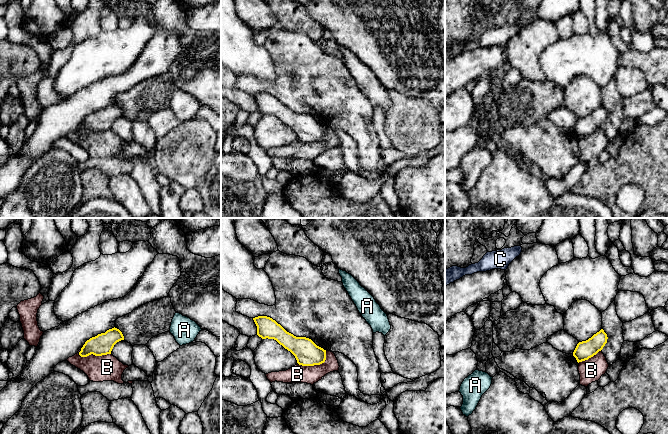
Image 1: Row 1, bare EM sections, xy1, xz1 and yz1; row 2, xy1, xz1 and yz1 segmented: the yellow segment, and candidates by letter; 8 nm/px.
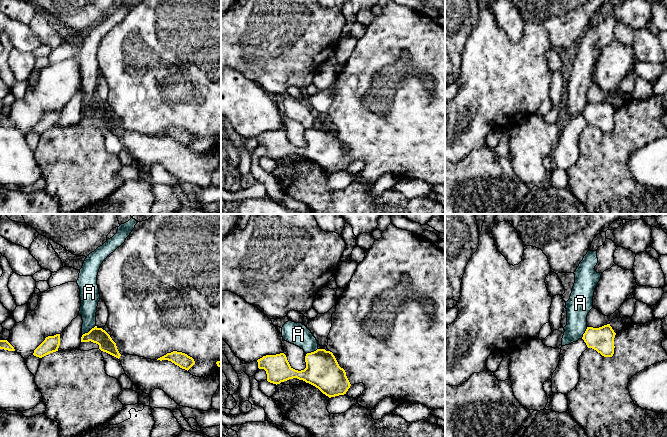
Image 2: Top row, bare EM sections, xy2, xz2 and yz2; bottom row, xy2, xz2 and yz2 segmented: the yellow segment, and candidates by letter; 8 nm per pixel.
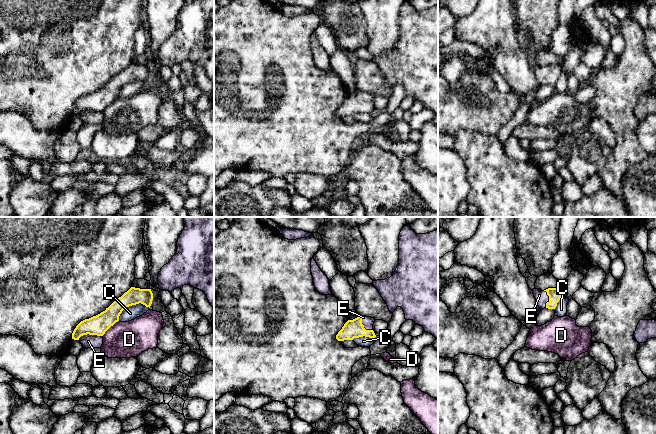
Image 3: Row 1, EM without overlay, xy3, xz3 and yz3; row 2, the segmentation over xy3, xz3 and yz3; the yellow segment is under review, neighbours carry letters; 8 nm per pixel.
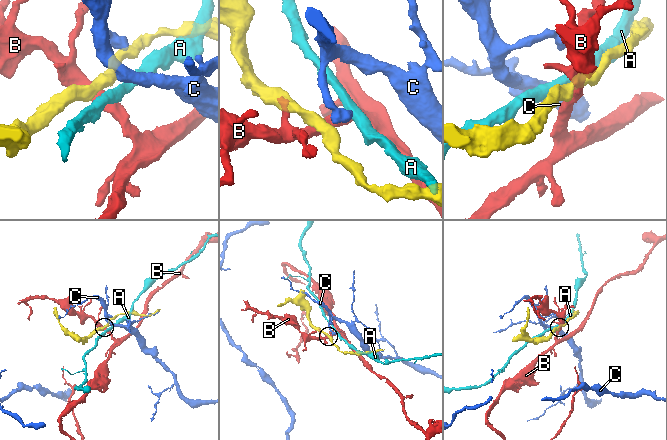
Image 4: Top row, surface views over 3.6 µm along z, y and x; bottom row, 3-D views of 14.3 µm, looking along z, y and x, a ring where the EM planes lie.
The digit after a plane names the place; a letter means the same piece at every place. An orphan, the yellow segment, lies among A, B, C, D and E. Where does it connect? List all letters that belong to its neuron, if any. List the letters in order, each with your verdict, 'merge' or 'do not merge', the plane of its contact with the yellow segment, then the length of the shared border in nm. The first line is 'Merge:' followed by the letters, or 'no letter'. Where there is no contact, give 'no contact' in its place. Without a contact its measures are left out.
Merge: E
A: do not merge; meets yellow in xy2; contact 140 nm long
B: do not merge; meets yellow in xy1; contact 260 nm long
C: do not merge; meets yellow in xy3; contact 280 nm long
D: do not merge; meets yellow in xy3; contact 180 nm long
E: merge; meets yellow in xy3; contact 200 nm long

